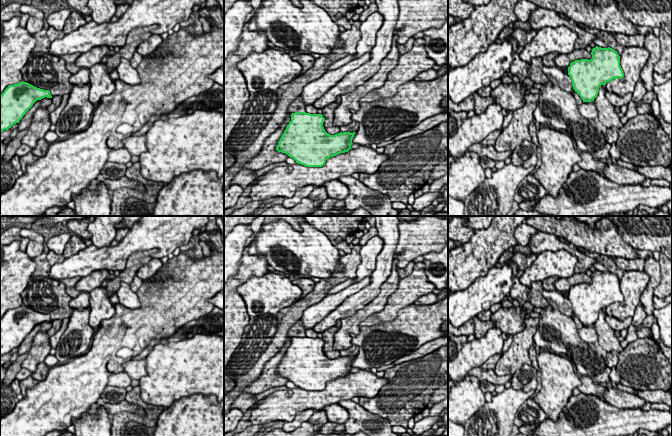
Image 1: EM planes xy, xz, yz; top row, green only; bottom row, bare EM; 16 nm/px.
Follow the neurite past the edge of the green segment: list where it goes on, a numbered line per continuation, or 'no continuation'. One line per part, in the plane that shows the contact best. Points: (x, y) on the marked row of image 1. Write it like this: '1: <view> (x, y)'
no continuation

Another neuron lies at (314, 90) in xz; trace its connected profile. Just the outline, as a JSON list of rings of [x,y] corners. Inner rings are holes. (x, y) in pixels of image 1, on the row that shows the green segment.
[[[367,52],[360,58],[356,58],[335,70],[327,71],[321,78],[308,83],[300,94],[305,106],[313,105],[325,92],[342,80],[346,74],[368,62],[370,56],[371,52]]]

